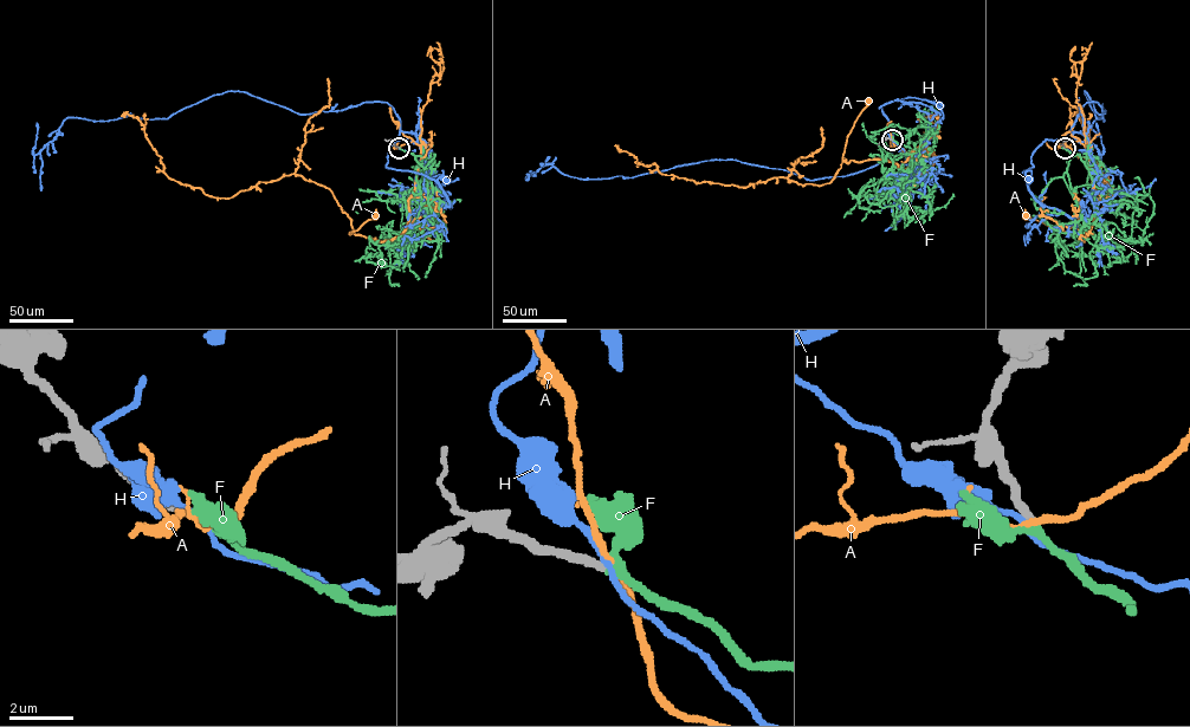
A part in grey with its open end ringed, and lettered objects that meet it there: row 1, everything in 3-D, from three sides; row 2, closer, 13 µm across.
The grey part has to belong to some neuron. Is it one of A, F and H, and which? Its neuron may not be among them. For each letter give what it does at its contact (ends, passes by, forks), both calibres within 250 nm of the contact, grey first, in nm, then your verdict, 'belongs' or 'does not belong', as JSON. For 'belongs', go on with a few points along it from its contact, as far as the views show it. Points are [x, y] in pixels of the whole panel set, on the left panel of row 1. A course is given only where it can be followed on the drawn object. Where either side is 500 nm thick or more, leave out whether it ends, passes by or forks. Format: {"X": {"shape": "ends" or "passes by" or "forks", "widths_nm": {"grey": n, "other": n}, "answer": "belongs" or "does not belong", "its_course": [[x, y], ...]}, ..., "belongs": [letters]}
{"A": {"shape": "passes by", "widths_nm": {"grey": 240, "other": 220}, "answer": "does not belong"}, "F": {"shape": "passes by", "widths_nm": {"grey": 240, "other": 200}, "answer": "belongs", "its_course": [[399, 148], [424, 169], [433, 206], [427, 222], [399, 237], [413, 240], [432, 193], [388, 199], [395, 213]]}, "H": {"shape": "passes by", "widths_nm": {"grey": 280, "other": 150}, "answer": "does not belong"}, "belongs": ["F"]}

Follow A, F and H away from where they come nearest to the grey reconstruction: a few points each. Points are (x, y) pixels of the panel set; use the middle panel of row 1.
A: (892, 140), (913, 161), (901, 170), (884, 160), (842, 161), (847, 136), (868, 101)
F: (892, 140), (926, 147), (924, 156), (892, 185), (925, 212), (879, 196), (888, 194)
H: (892, 140), (887, 134), (891, 123), (880, 105), (909, 97), (931, 101), (937, 106), (936, 101), (939, 104)

